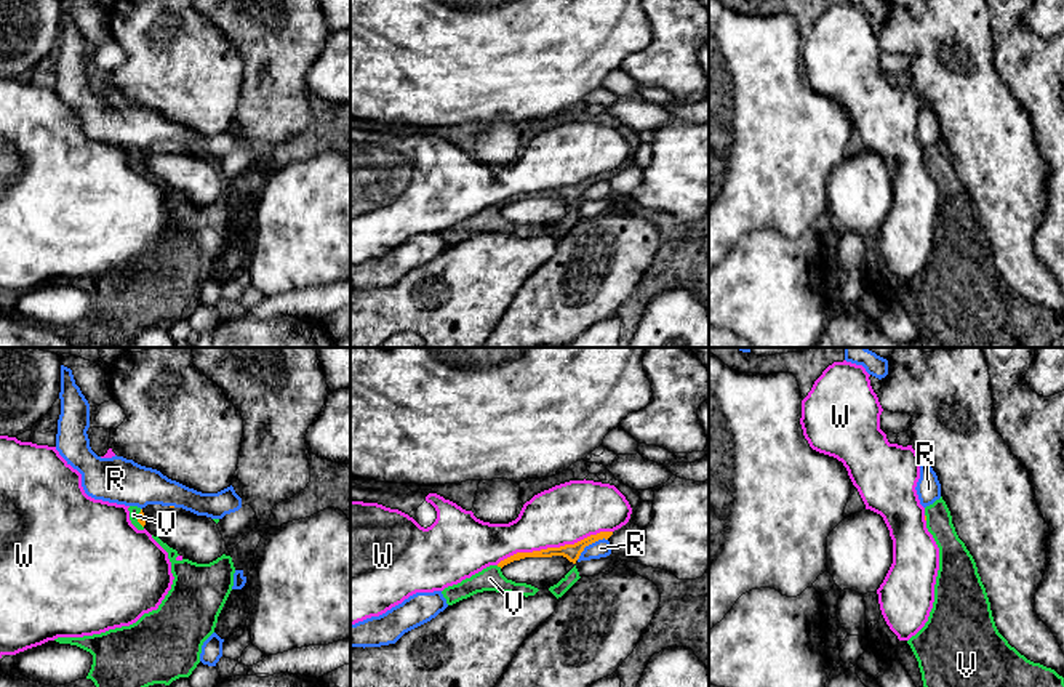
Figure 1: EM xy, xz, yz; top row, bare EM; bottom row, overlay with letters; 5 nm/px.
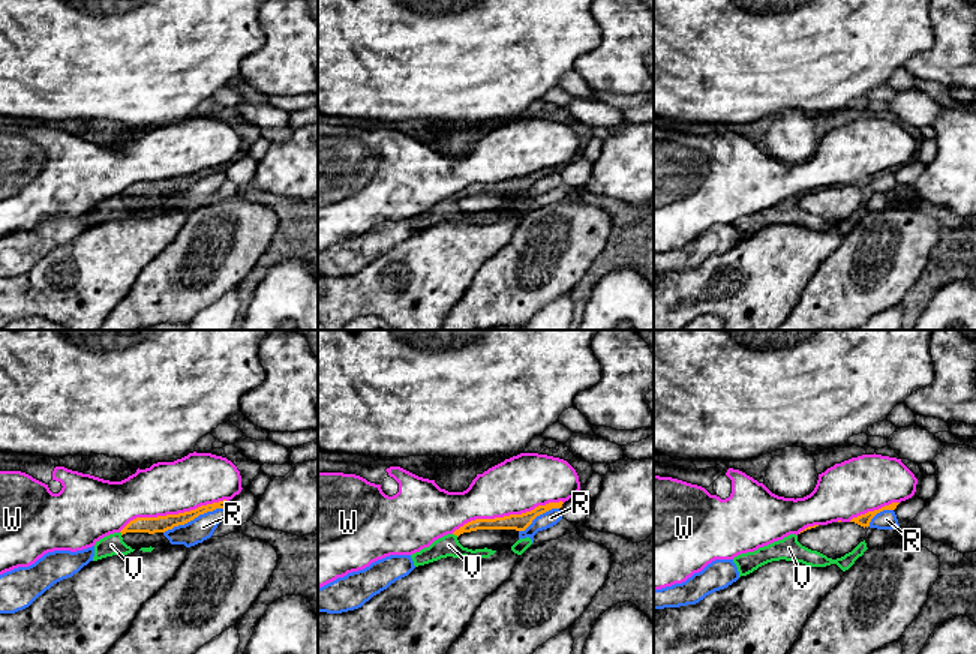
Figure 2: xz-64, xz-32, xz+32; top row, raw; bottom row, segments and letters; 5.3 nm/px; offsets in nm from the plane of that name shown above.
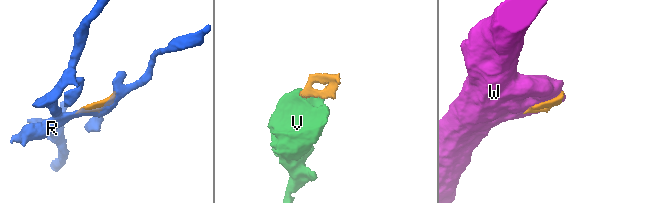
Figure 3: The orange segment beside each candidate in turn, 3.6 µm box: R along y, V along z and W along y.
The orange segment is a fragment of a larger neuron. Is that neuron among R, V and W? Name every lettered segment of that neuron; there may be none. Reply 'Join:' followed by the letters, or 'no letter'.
Join: V

